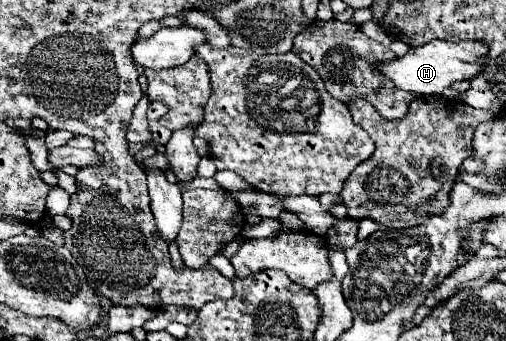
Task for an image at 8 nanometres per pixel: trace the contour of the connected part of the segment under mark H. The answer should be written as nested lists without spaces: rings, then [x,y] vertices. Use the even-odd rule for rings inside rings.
[[[431,41],[427,45],[409,49],[405,57],[377,63],[375,67],[397,89],[403,89],[403,91],[409,91],[415,95],[439,95],[451,83],[479,75],[481,73],[479,57],[485,53],[487,53],[487,47],[483,47],[483,43],[479,43],[479,41],[459,41],[459,43]]]

